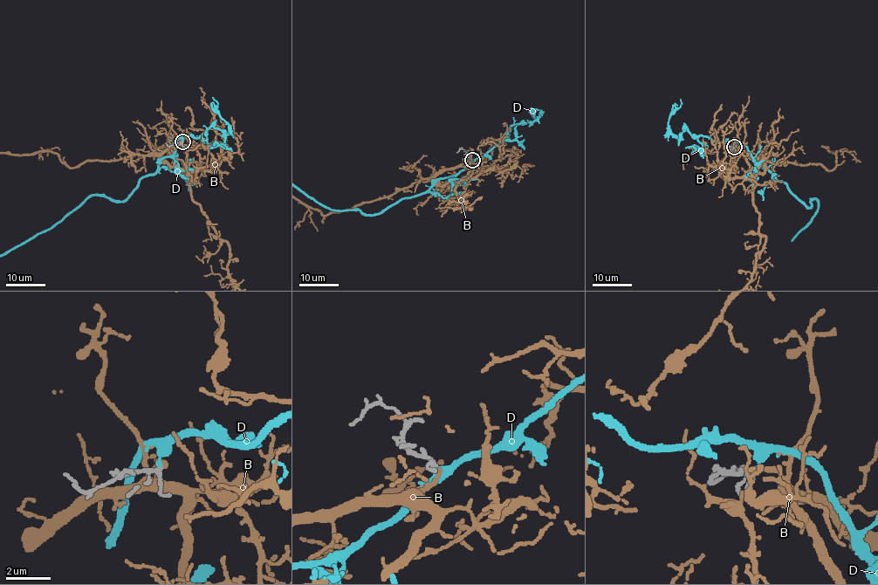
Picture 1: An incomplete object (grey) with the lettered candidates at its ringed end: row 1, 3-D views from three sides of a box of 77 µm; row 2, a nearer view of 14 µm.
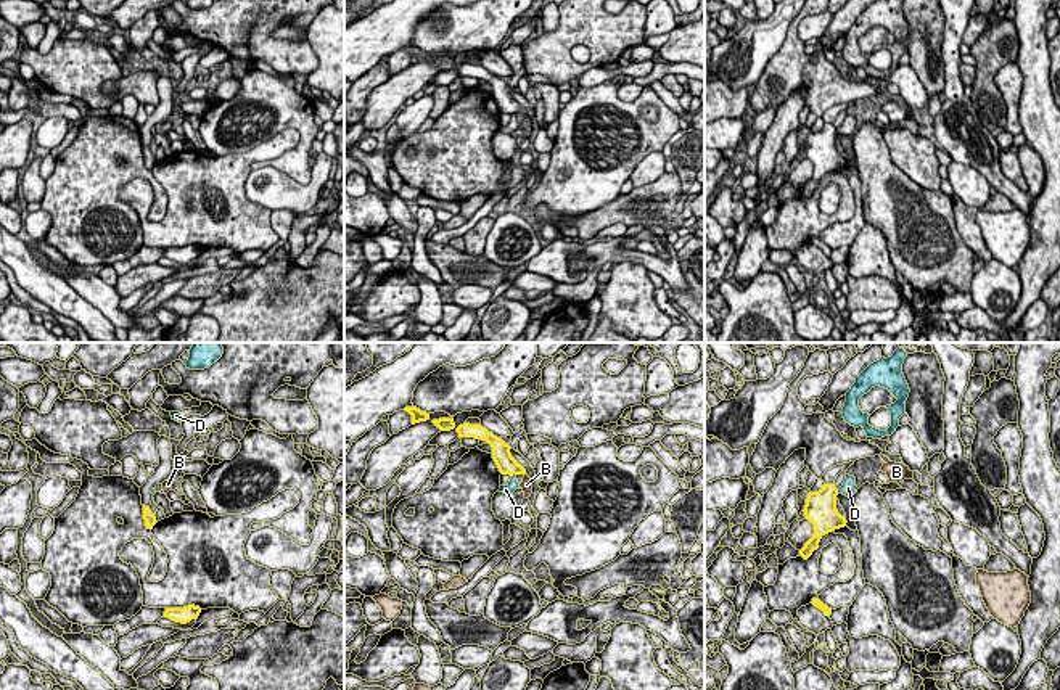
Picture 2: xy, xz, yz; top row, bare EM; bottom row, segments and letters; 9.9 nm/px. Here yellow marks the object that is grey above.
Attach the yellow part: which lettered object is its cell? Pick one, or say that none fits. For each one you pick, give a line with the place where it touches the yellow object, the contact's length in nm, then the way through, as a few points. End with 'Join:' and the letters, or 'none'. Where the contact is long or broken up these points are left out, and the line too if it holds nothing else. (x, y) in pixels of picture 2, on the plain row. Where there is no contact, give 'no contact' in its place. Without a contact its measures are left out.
B: no contact
Join: B

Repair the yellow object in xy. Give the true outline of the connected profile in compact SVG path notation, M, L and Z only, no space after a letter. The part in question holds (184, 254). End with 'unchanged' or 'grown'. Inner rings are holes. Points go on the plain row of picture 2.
M188 244L188 246L183 246L183 248L166 248L164 257L169 257L175 262L187 264L191 259L196 259L199 256L199 253L201 253L199 246Z; unchanged

